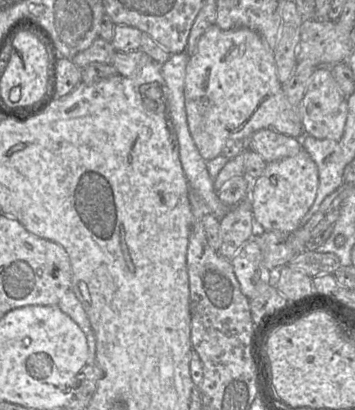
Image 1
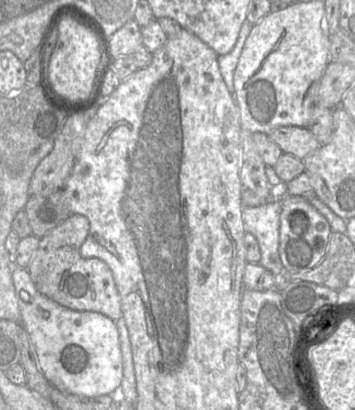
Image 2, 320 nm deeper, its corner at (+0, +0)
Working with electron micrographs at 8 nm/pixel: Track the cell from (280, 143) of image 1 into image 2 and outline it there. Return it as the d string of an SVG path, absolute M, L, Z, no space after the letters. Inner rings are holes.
M281 126L271 130L267 135L281 148L283 153L292 154L301 160L320 146L306 127Z

